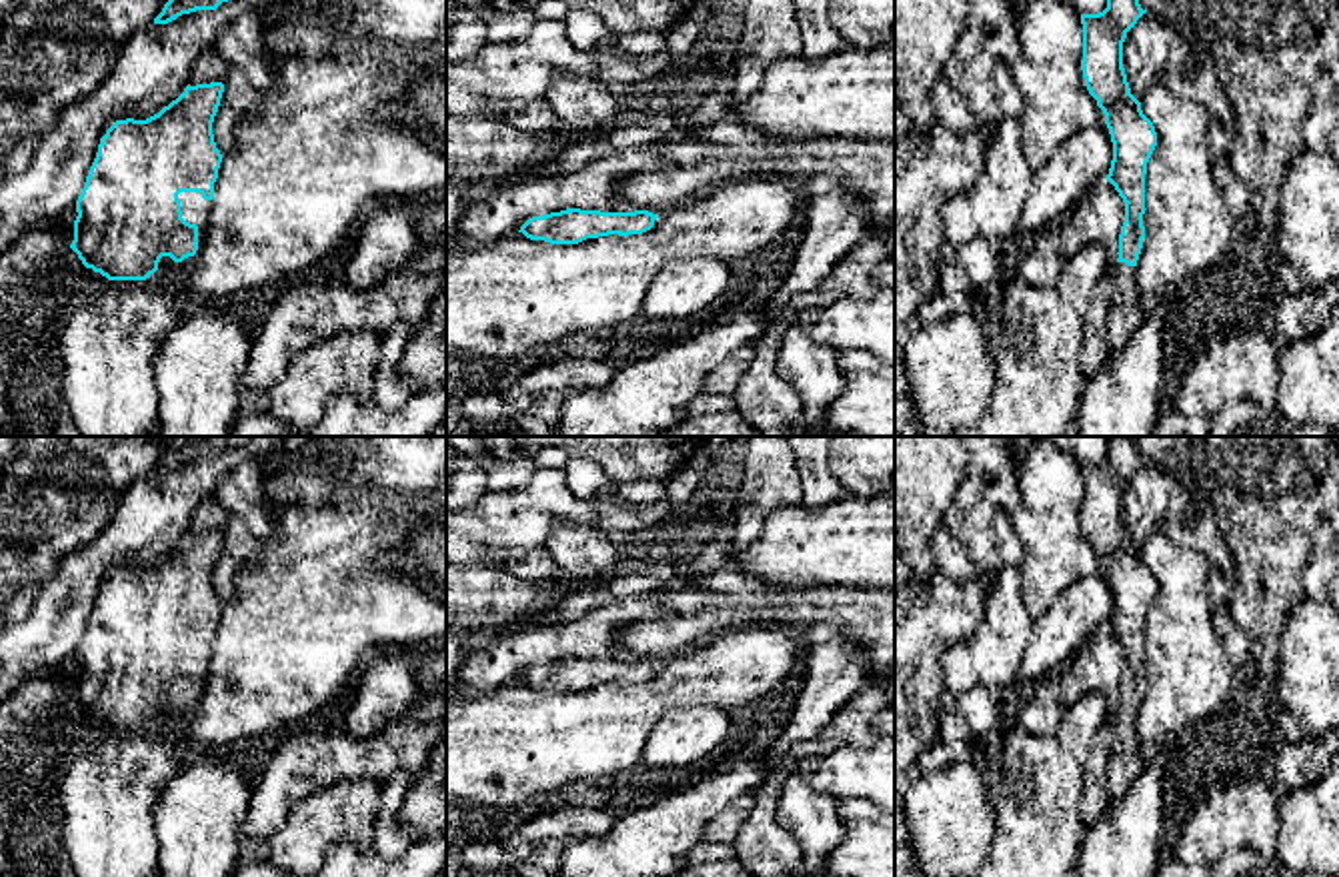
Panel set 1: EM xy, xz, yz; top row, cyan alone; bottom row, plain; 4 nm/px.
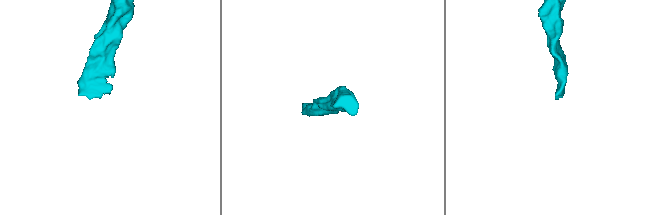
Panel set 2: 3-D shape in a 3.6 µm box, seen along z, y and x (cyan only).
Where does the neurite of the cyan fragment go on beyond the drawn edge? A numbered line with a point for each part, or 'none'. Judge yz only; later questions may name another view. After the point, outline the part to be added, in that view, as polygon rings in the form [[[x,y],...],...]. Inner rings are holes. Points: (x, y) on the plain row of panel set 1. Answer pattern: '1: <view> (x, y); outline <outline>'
1: yz (1125, 763); outline [[[1125,711],[1109,715],[1113,727],[1111,755],[1107,759],[1109,801],[1117,801],[1147,767],[1135,737],[1135,719],[1137,715]]]

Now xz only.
none

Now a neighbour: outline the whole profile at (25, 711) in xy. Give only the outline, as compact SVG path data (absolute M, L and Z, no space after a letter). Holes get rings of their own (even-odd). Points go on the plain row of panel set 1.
M38 673L0 699L0 781L16 769L20 753L34 749L34 733L72 689L74 673Z

